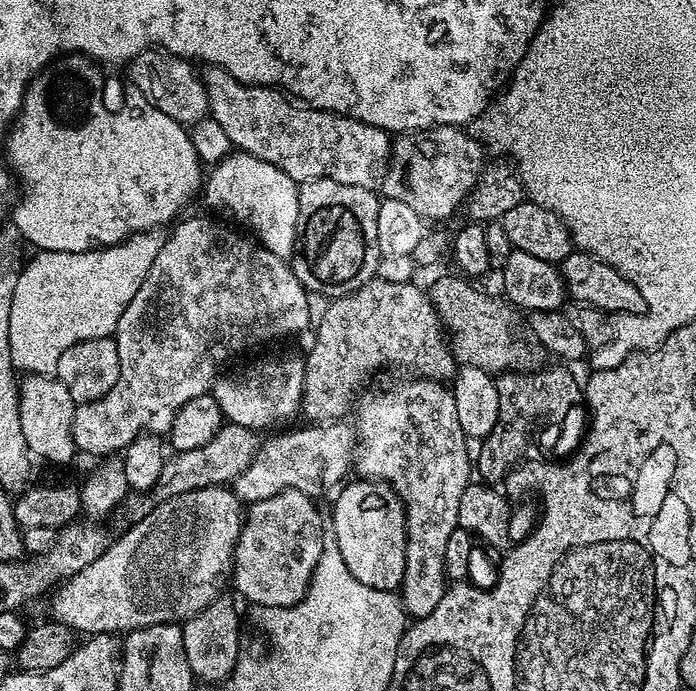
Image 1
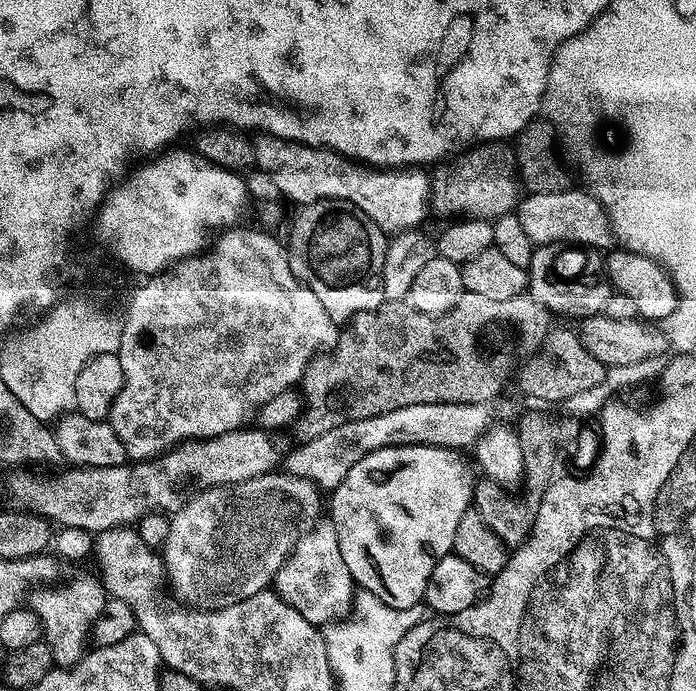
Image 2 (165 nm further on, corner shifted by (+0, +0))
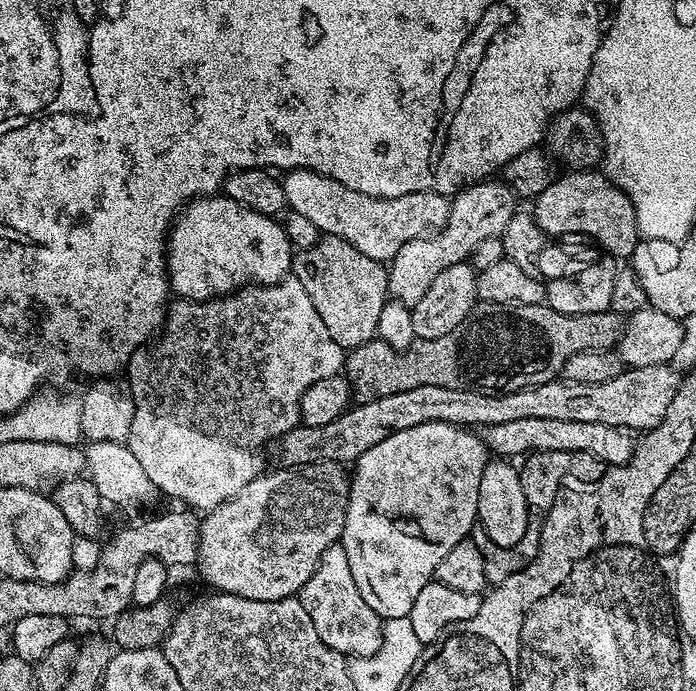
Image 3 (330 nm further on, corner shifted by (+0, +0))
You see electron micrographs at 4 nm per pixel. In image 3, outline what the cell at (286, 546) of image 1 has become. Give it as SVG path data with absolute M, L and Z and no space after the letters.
M334 543L328 547L326 554L318 562L314 574L302 586L298 599L310 614L310 622L314 622L314 630L318 630L318 638L330 646L330 650L340 653L345 658L353 656L372 656L380 648L380 639L384 637L381 617L366 606L366 598L358 594L358 585L354 582L354 574L350 574L350 562L346 559L346 550L341 544Z

